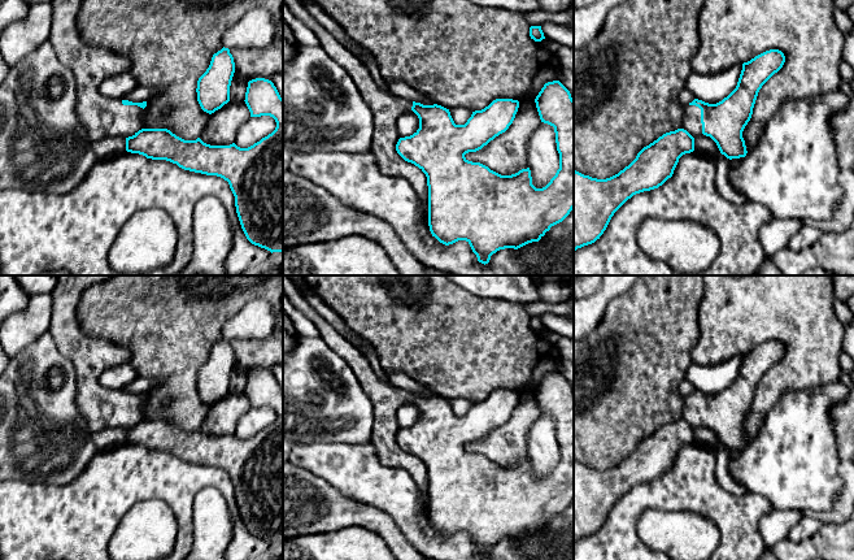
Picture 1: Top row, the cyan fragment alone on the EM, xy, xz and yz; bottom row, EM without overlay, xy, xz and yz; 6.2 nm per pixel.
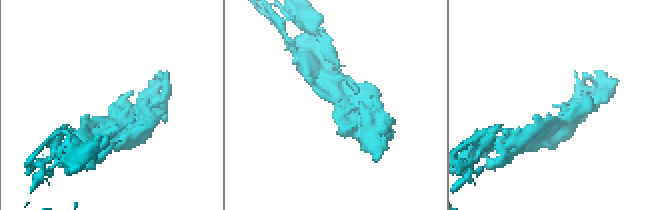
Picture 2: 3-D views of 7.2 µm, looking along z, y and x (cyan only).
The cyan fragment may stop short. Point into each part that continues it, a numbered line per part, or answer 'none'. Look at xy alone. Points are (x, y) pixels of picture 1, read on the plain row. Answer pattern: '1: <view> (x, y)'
1: xy (101, 408)

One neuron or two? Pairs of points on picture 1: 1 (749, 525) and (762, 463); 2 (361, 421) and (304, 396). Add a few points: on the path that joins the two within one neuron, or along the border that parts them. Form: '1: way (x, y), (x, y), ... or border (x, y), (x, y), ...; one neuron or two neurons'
1: border (746, 490), (762, 495), (774, 508); two neurons
2: way (347, 416), (318, 398); one neuron

